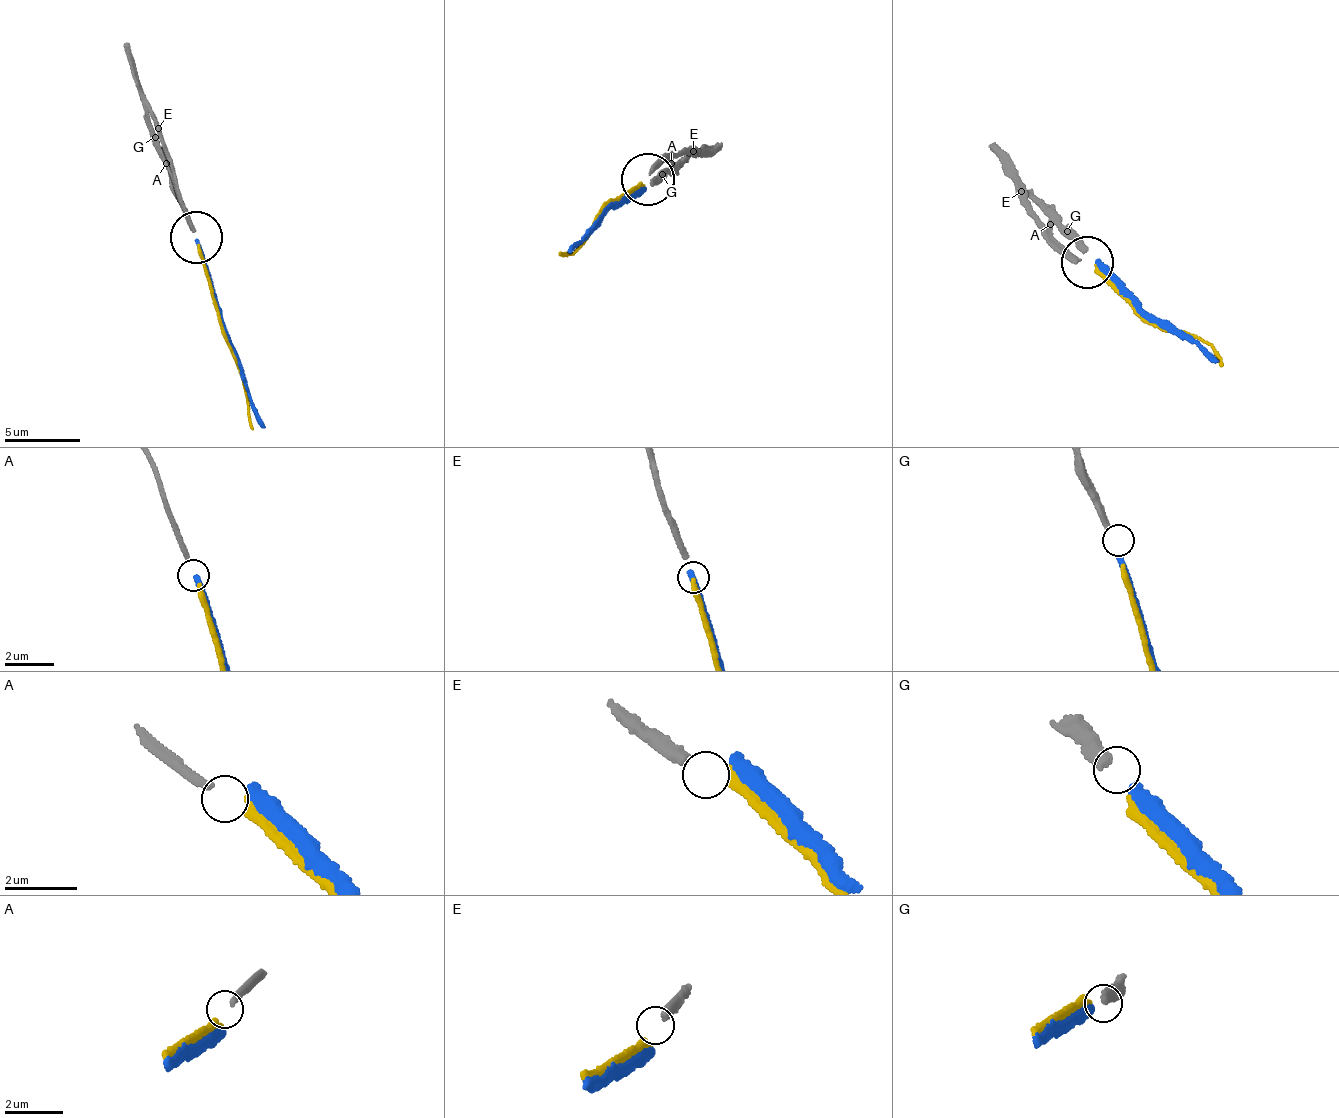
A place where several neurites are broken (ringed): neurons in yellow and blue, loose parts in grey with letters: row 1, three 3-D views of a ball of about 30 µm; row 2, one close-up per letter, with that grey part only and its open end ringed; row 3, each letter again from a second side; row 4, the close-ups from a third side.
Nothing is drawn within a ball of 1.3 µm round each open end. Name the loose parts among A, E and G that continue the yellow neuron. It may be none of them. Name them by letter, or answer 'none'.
A

